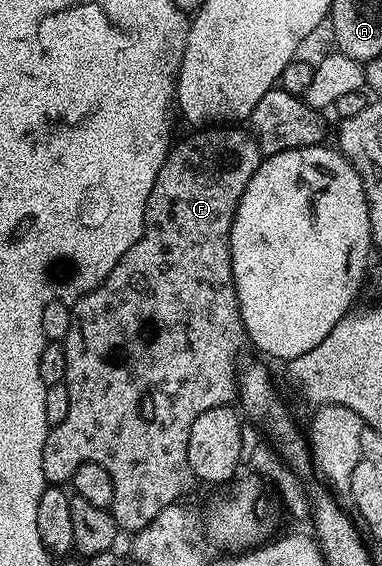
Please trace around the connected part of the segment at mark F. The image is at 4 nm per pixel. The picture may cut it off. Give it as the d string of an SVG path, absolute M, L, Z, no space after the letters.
M219 125L214 129L199 129L196 135L188 137L184 143L176 142L174 146L167 152L167 160L161 165L157 181L153 185L153 193L149 193L149 201L145 205L145 225L141 237L129 249L129 253L125 253L125 257L121 257L121 261L116 267L111 270L109 277L105 277L105 281L101 286L95 288L94 291L85 293L77 300L70 304L71 308L71 324L69 325L69 333L61 340L61 346L65 353L65 382L69 389L69 414L66 415L65 421L61 421L61 425L50 428L47 432L47 440L45 441L45 449L41 457L41 469L45 473L48 484L63 485L66 484L73 477L73 473L77 473L77 469L86 463L96 463L101 465L101 469L106 469L109 477L113 477L113 501L110 505L110 513L114 517L115 522L120 525L131 523L130 530L132 532L145 529L145 525L149 525L153 521L153 517L157 517L157 513L161 513L161 509L165 509L170 503L179 503L182 500L182 495L190 489L191 486L196 486L197 480L195 474L189 469L189 429L193 429L193 421L197 417L201 417L201 413L205 413L205 409L213 409L214 407L225 407L234 404L237 399L237 366L235 362L239 359L239 354L243 351L243 343L248 342L247 332L243 329L243 318L239 312L239 298L235 292L235 282L233 281L233 269L231 268L231 226L233 225L233 217L237 213L237 205L241 201L241 197L245 193L245 185L249 185L249 181L253 177L253 173L257 173L259 164L261 162L261 152L259 144L255 142L254 135L248 133L246 130L238 131L240 128L235 125Z

